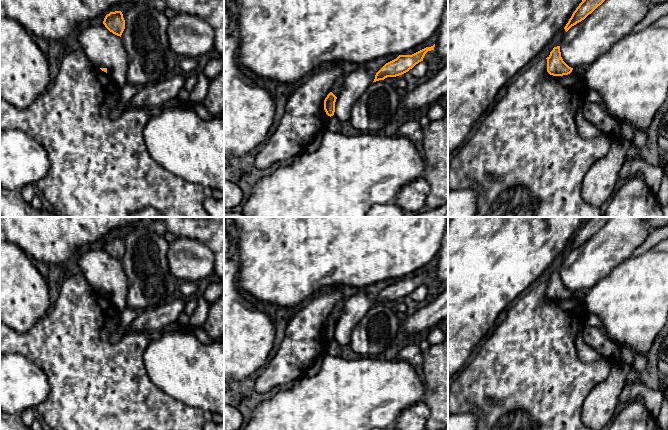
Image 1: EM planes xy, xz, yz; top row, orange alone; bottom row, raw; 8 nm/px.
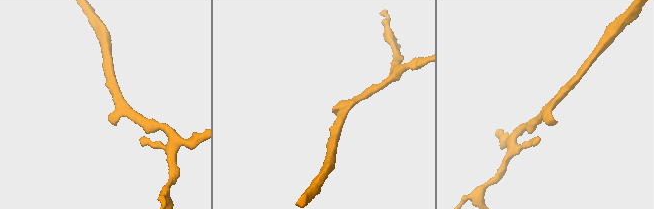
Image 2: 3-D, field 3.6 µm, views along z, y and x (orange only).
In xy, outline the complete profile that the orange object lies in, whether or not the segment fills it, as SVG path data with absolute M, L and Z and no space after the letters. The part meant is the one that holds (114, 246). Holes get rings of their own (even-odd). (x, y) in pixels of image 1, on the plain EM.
M121 235L110 236L107 238L103 248L110 256L120 261L125 253L125 244Z

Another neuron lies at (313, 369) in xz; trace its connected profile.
M323 352L319 357L313 359L310 363L310 365L308 366L308 369L305 372L306 377L313 377L315 375L317 375L320 371L322 362L325 358L325 356L327 355L327 352Z

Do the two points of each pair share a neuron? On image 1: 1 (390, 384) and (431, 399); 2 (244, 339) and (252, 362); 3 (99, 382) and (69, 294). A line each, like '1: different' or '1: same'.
1: different
2: same
3: same

